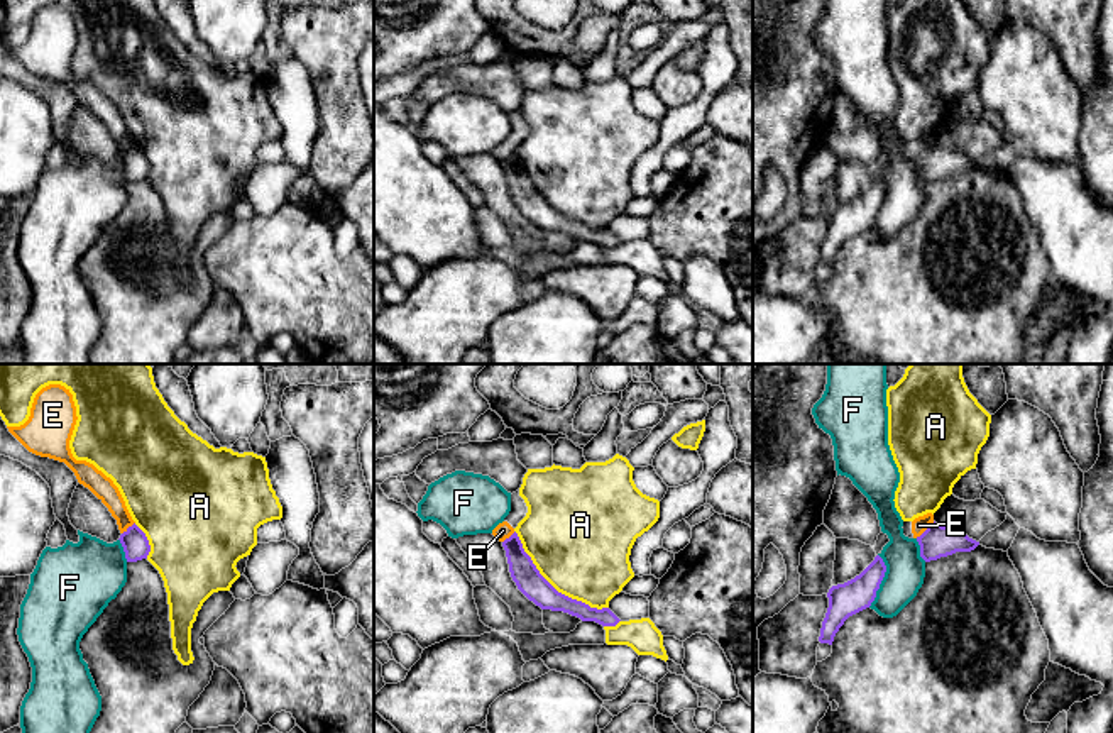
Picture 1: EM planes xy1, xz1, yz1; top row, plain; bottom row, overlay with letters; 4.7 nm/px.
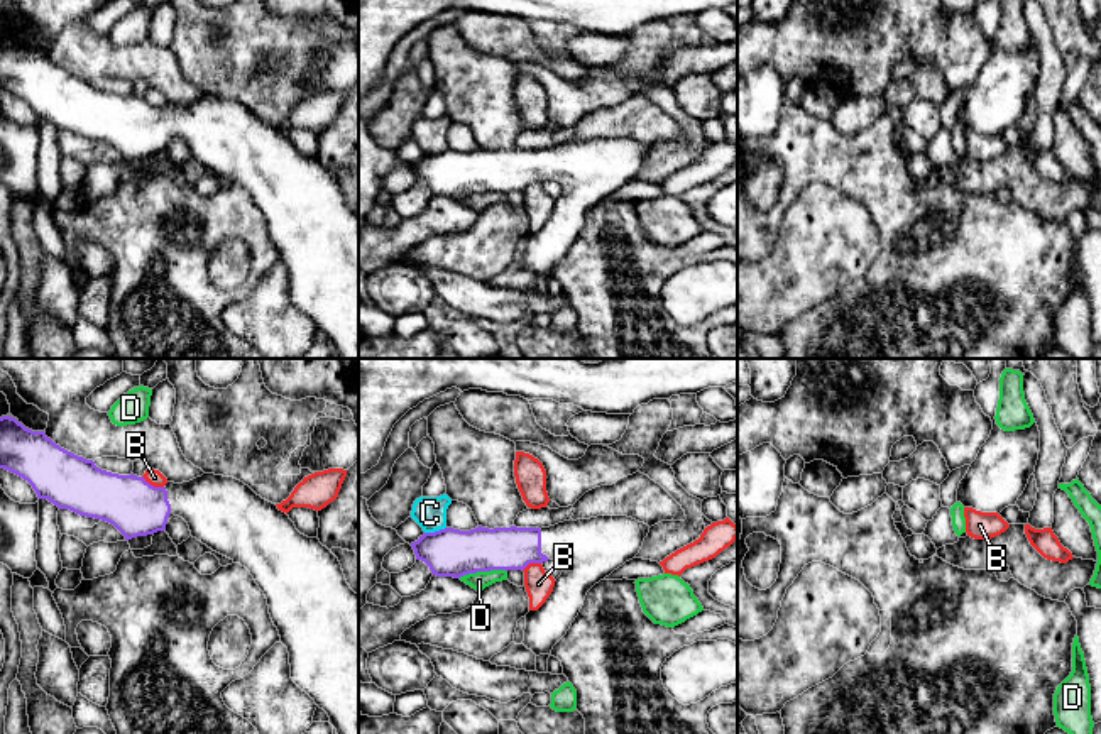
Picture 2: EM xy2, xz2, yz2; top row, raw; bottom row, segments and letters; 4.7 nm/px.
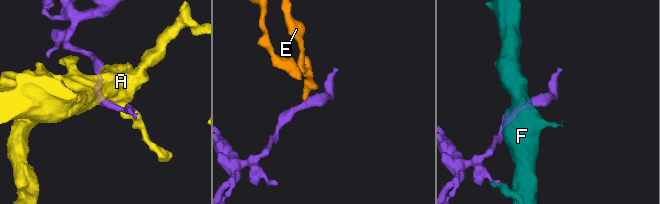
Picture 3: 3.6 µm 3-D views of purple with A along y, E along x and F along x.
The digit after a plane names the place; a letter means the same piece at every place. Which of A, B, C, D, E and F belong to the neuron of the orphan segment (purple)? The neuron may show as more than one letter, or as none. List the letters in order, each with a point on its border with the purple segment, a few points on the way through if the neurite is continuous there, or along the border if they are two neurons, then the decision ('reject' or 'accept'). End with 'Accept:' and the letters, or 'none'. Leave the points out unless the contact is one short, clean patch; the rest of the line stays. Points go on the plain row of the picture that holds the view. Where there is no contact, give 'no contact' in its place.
A: contact xz1 (552, 207); reject
B: contact xy2 (153, 107); reject
C: contact xz2 (435, 153); reject
D: contact xz2 (482, 191); border xz2 (506, 191), (477, 191), (459, 198); reject
E: contact yz1 (926, 151); border yz1 (934, 143), (915, 158); reject
F: contact yz1 (882, 200); reject
Accept: none

